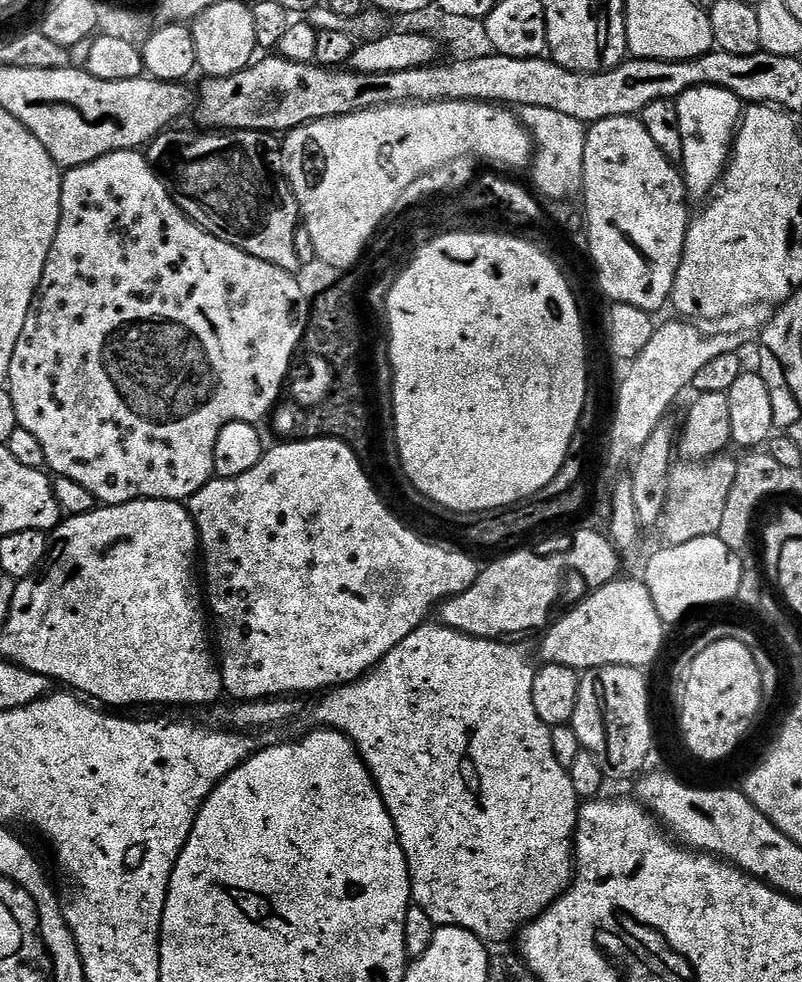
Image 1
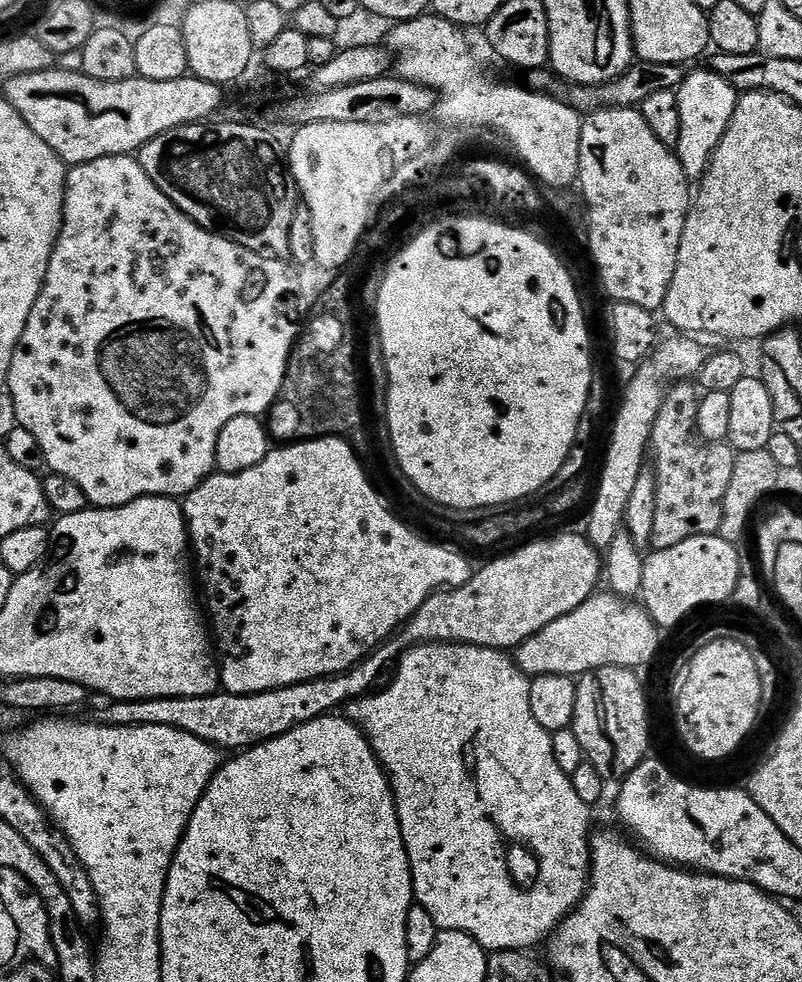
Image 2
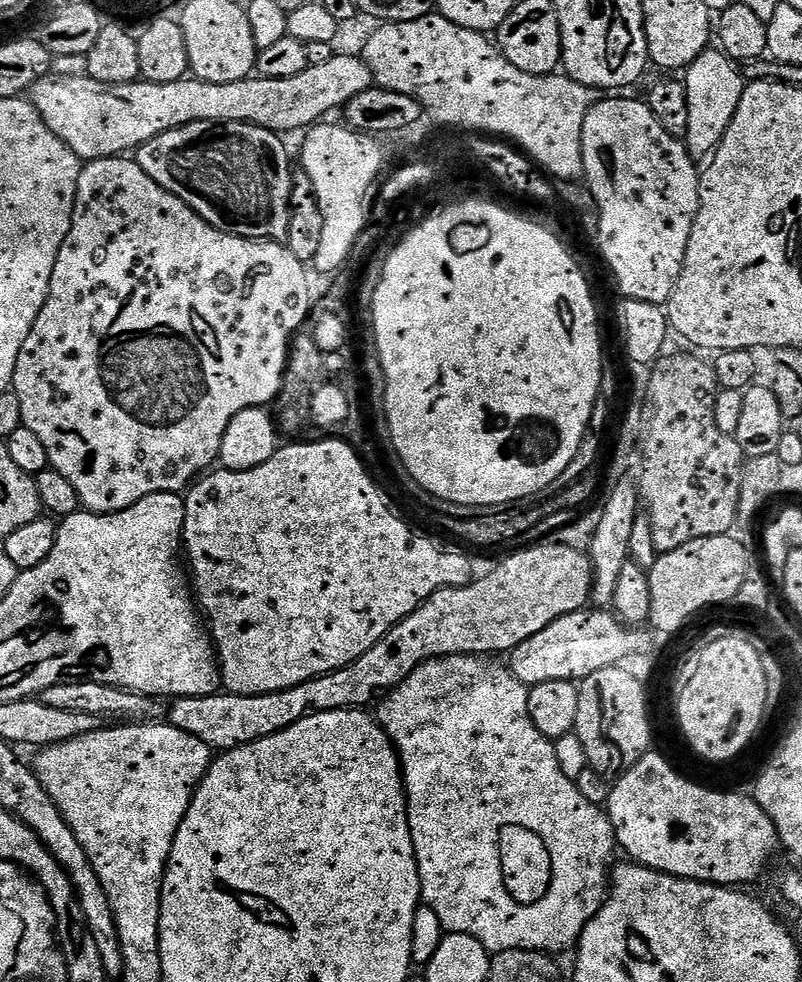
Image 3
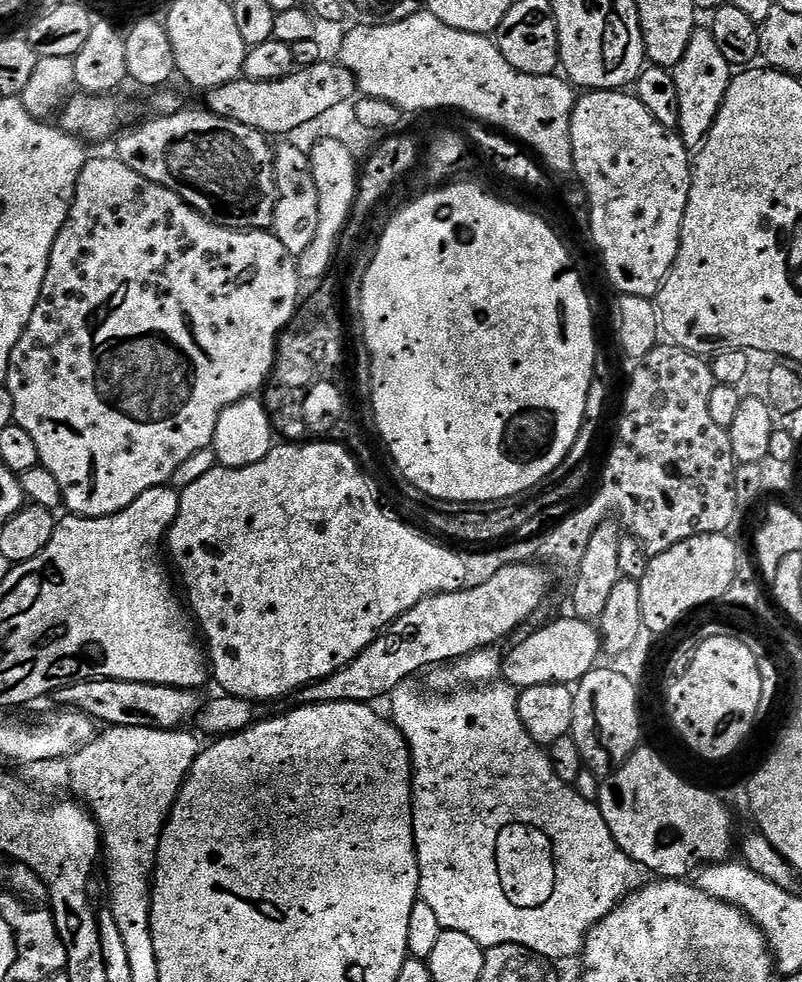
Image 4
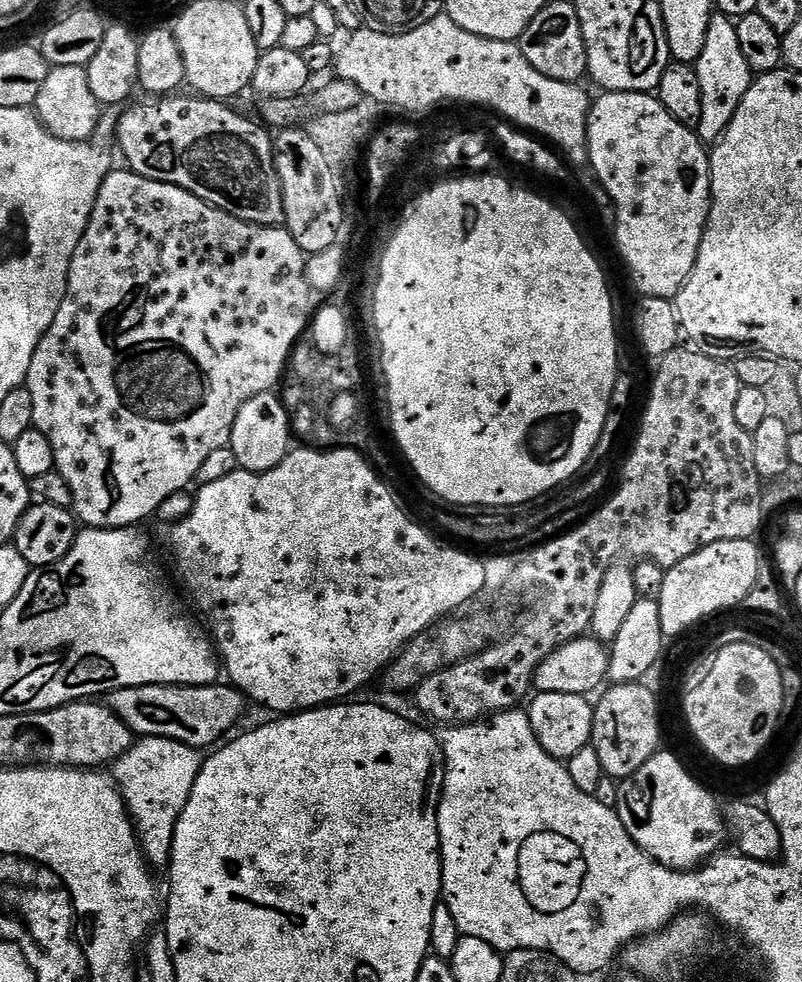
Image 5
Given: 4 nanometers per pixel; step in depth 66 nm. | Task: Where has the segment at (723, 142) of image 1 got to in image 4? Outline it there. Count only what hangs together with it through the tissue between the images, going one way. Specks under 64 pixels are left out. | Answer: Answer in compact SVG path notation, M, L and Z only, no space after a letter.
M711 31L693 32L686 54L670 72L671 80L680 88L682 114L678 135L685 144L700 146L707 140L712 123L715 122L716 115L720 112L724 95L727 94L728 87L732 85L733 75L733 65L729 64L722 50L718 50L718 42L714 42Z

